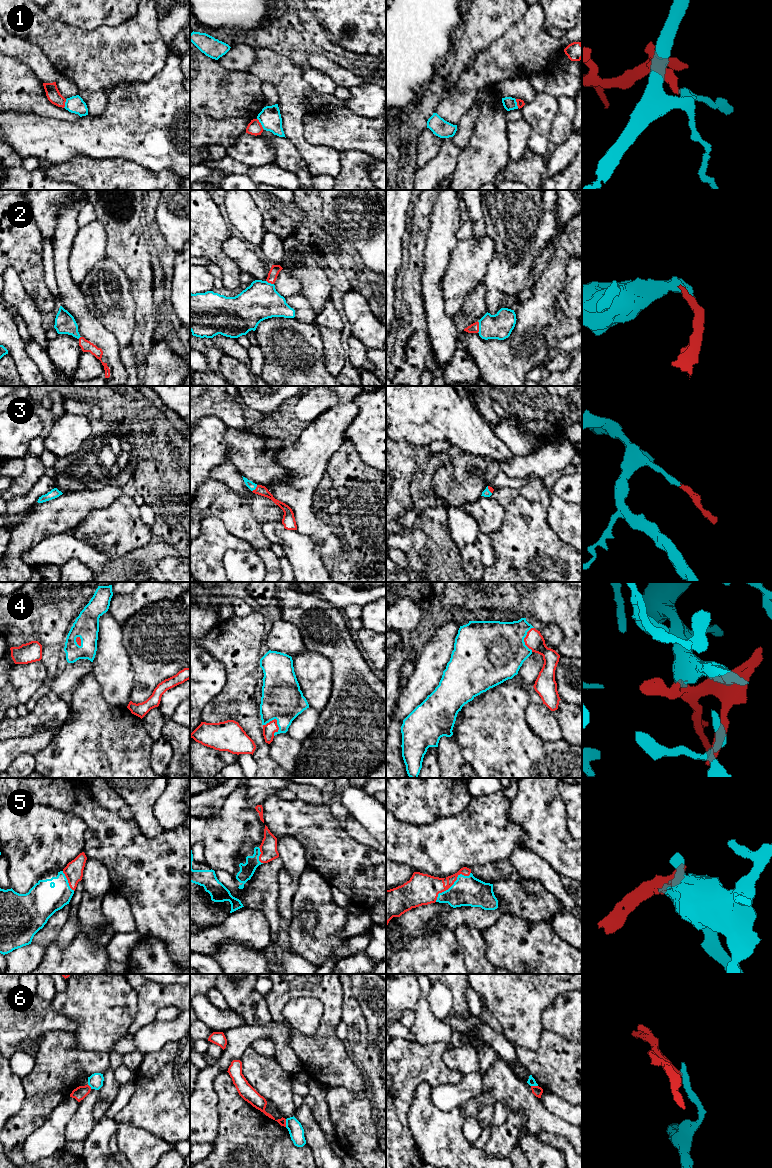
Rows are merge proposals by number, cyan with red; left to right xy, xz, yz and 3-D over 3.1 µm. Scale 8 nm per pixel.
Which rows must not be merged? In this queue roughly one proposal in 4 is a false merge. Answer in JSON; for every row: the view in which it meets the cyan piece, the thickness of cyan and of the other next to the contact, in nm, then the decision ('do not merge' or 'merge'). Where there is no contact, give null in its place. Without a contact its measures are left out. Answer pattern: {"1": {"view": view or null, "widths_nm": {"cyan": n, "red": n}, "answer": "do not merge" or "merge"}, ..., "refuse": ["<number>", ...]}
{"1": {"view": "xz", "widths_nm": {"cyan": 180, "red": 110}, "answer": "do not merge"}, "2": {"view": "yz", "widths_nm": {"cyan": 200, "red": 80}, "answer": "merge"}, "3": {"view": "xz", "widths_nm": {"cyan": 70, "red": 80}, "answer": "merge"}, "4": {"view": "xz", "widths_nm": {"cyan": 320, "red": 100}, "answer": "merge"}, "5": {"view": "yz", "widths_nm": {"cyan": 240, "red": 260}, "answer": "merge"}, "6": {"view": "xz", "widths_nm": {"cyan": 120, "red": 80}, "answer": "do not merge"}, "refuse": ["1", "6"]}

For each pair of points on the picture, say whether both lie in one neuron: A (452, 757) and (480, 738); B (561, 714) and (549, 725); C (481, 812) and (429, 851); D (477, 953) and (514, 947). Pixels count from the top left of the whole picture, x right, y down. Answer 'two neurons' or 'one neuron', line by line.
A: two neurons
B: two neurons
C: one neuron
D: two neurons

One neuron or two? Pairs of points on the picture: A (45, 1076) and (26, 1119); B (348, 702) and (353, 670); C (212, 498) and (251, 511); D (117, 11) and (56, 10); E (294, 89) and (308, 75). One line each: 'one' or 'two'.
A: one
B: one
C: one
D: one
E: two

